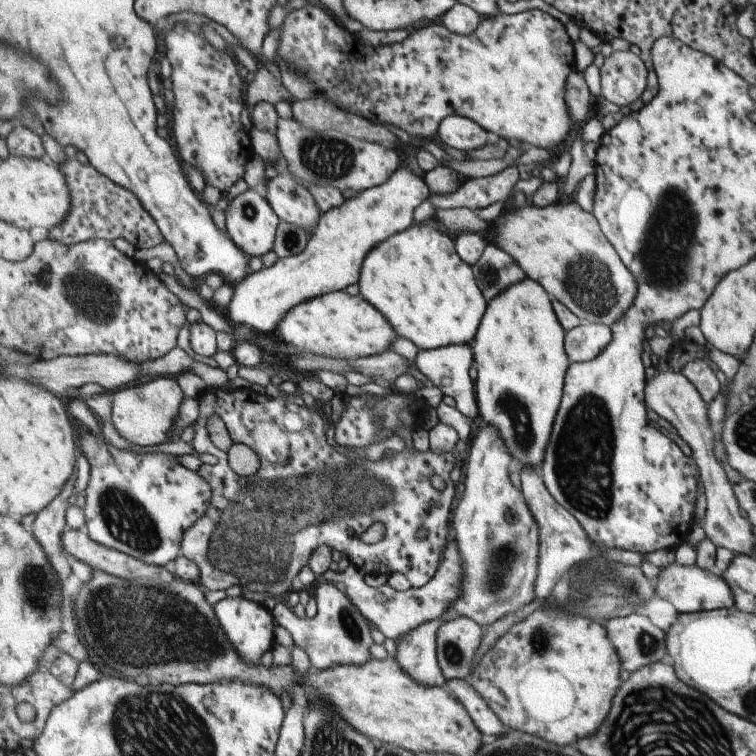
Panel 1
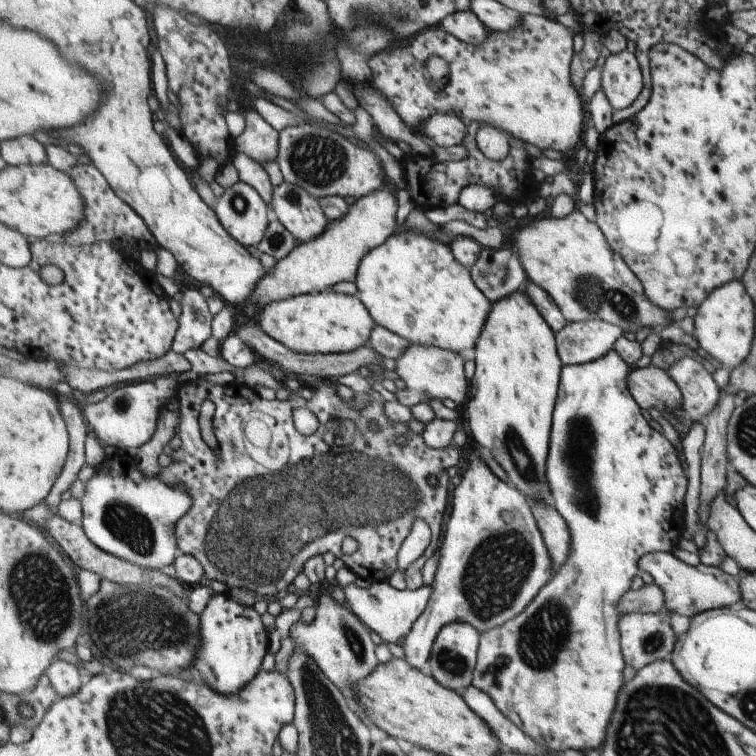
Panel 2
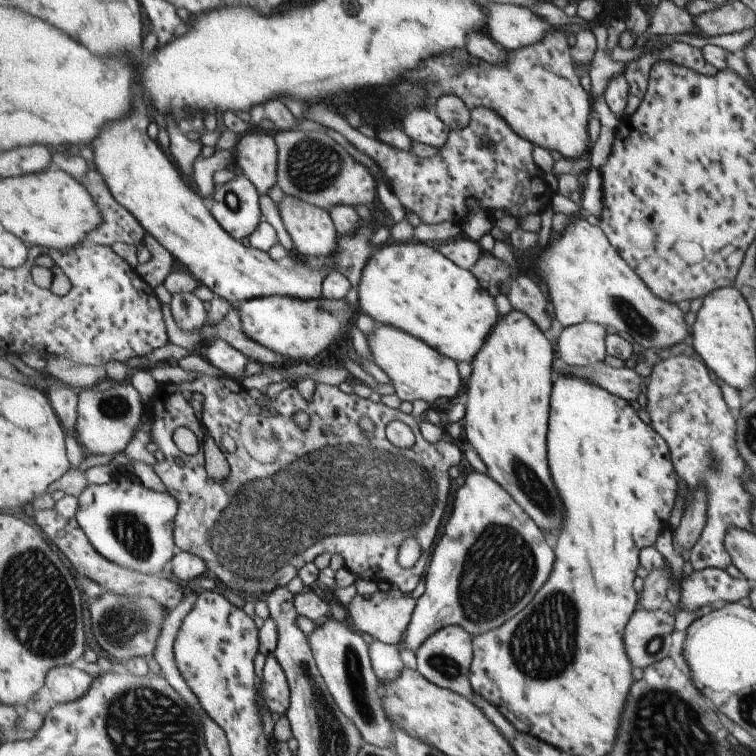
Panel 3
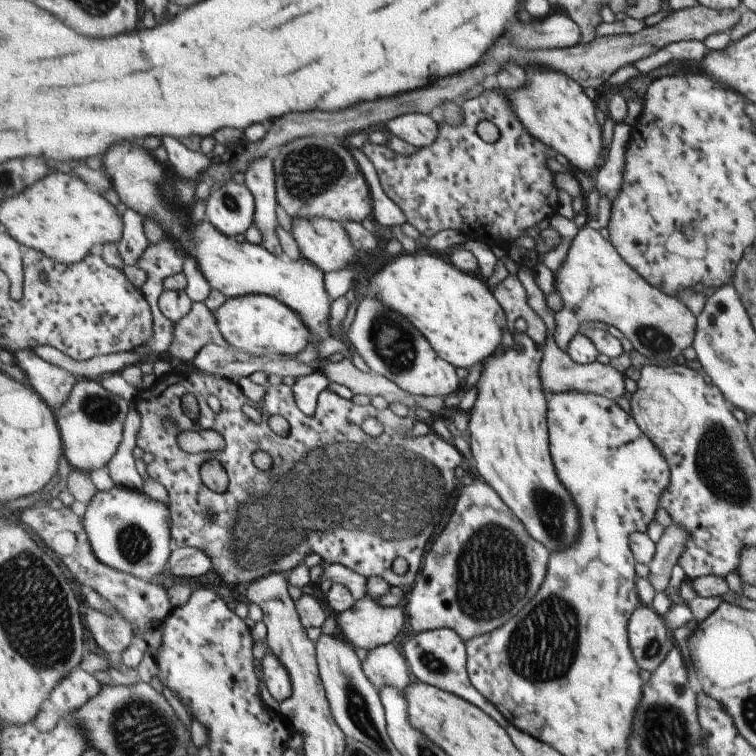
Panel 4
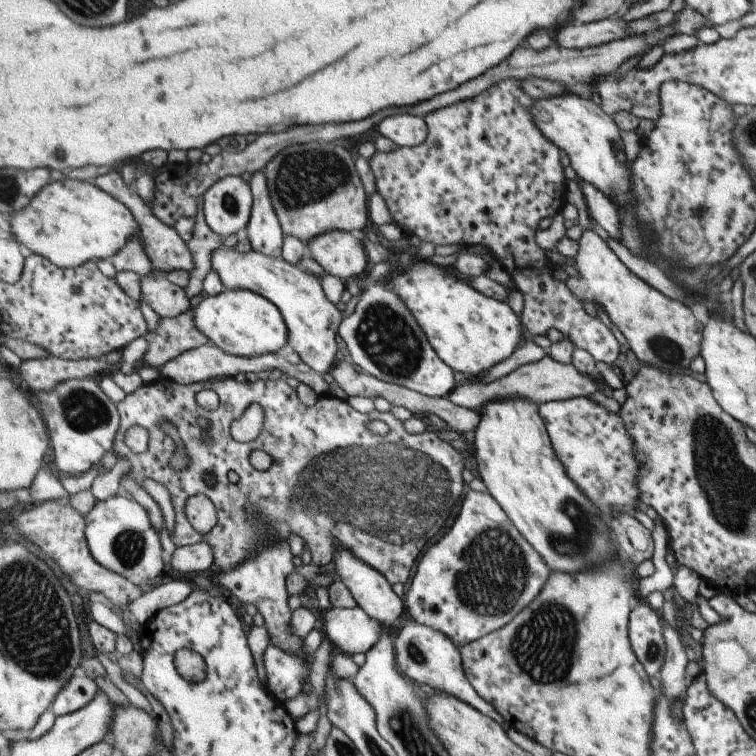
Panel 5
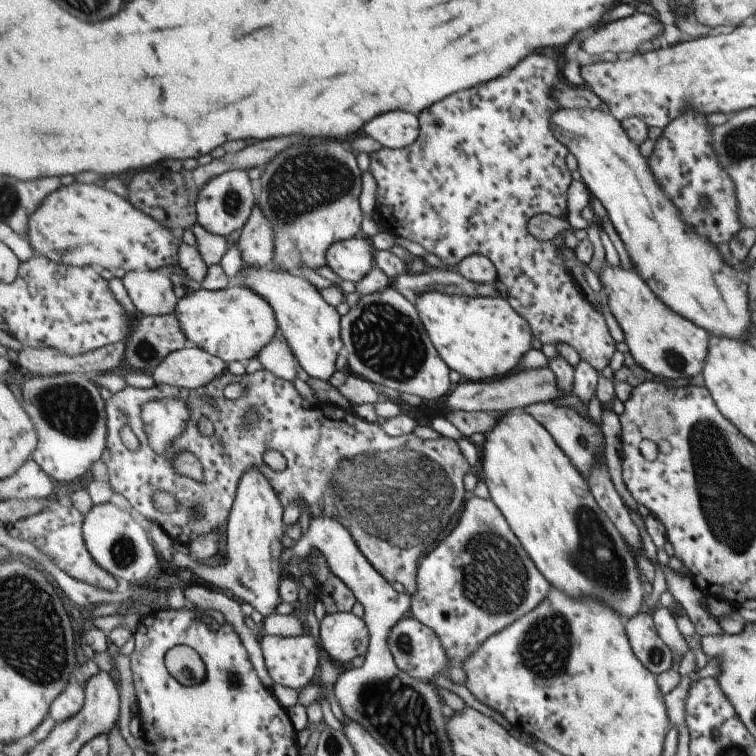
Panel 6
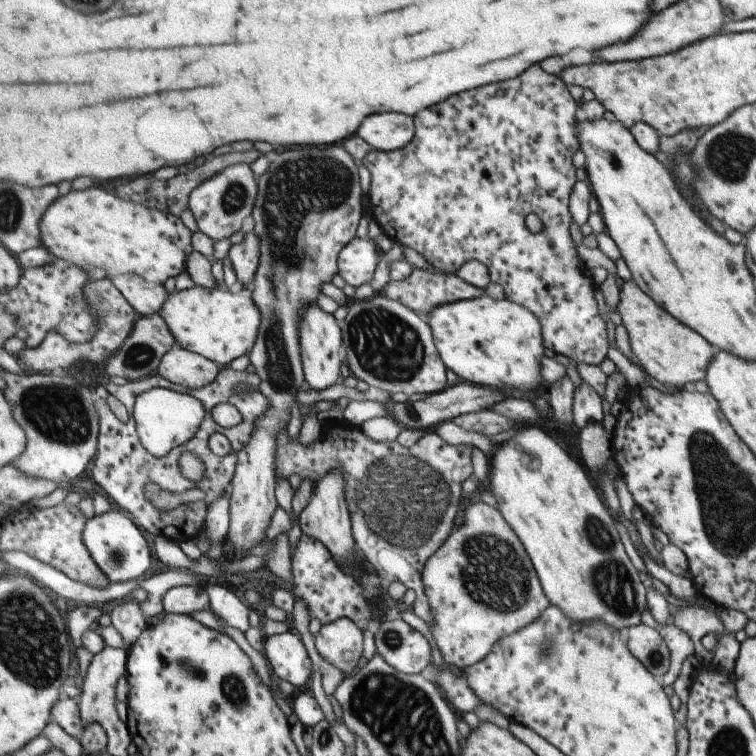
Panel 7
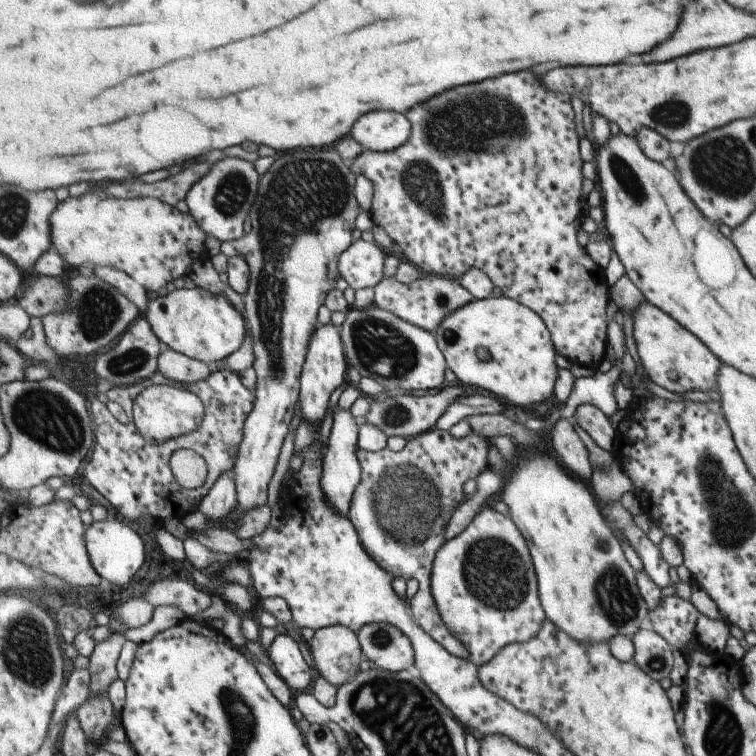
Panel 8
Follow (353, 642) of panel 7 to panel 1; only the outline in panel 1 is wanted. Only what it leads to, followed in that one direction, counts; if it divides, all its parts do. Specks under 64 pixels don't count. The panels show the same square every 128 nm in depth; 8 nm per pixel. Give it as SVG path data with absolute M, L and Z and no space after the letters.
M453 540L449 542L445 549L443 562L440 564L434 579L421 588L411 587L403 592L393 590L389 584L385 584L381 588L371 588L371 585L367 584L363 572L352 563L349 563L342 573L327 570L322 578L332 584L344 583L347 597L359 608L361 614L375 624L376 628L385 637L397 641L403 635L409 634L423 624L439 620L449 610L449 606L455 600L459 600L459 596L463 596L463 571L466 571L466 569L462 568L462 557L458 545Z

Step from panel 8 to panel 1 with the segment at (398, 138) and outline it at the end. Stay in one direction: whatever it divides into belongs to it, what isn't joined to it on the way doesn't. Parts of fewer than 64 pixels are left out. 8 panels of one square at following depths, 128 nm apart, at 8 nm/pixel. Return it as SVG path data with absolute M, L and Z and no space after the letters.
M452 115L438 127L439 138L445 145L469 152L485 147L494 136L472 119Z

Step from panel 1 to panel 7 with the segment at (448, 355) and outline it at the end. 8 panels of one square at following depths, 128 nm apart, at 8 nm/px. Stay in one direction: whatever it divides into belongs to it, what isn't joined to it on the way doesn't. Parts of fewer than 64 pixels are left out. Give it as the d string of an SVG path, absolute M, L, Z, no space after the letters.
M379 293L371 300L356 300L341 323L345 340L344 357L351 374L370 386L399 394L443 392L447 383L447 365L435 344L434 332L427 319Z

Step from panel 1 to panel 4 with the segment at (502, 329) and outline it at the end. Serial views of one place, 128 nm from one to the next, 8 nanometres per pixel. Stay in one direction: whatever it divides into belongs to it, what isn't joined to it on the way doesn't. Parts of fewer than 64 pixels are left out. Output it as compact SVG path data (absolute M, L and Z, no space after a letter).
M515 330L513 344L499 348L482 363L479 396L470 412L469 445L479 477L503 496L535 540L547 544L551 552L561 552L579 540L582 519L571 491L547 472L547 466L555 468L555 461L550 453L549 396L543 388L544 351L545 346L537 344L527 331Z

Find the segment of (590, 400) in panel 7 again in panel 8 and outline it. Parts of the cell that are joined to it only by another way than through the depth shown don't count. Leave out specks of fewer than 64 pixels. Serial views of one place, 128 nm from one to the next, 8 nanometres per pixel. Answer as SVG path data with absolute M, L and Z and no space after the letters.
M581 404L575 413L576 422L591 435L603 450L612 452L618 436L617 429L611 424L611 419L593 404Z

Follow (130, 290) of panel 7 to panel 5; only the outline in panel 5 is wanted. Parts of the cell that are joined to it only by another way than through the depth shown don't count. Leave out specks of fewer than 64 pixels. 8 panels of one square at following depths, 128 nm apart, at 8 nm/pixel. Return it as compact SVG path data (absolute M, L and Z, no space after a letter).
M167 275L144 276L142 284L142 300L147 300L159 316L173 318L191 309L186 290L173 284Z

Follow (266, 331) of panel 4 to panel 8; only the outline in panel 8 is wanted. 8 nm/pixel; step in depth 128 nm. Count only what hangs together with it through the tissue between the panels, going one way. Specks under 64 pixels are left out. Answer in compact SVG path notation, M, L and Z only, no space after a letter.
M203 287L163 292L151 300L144 315L151 322L159 340L171 349L207 364L229 359L239 352L239 348L243 348L243 342L250 335L250 322L244 313L239 312L239 308L235 308L227 296L219 296Z

